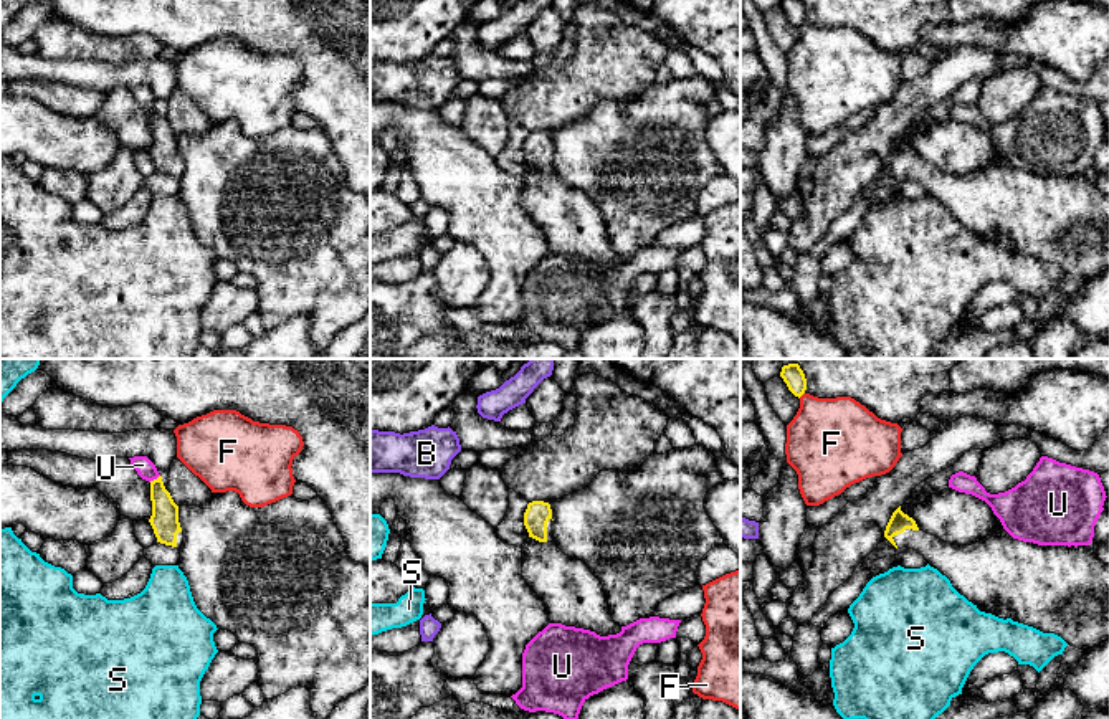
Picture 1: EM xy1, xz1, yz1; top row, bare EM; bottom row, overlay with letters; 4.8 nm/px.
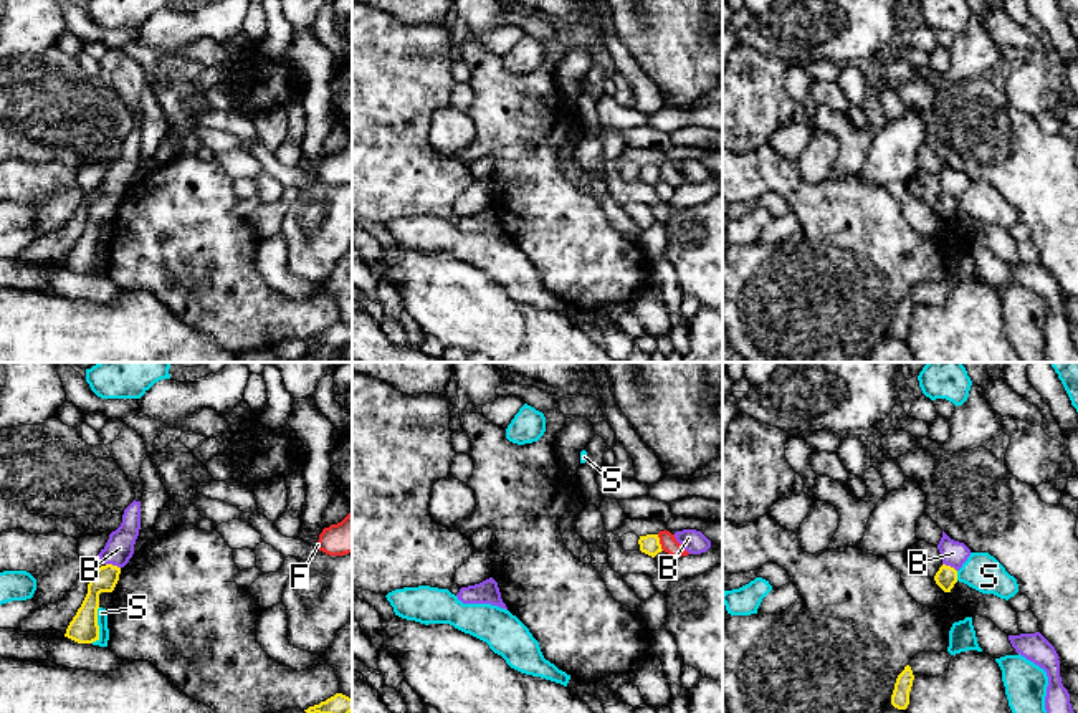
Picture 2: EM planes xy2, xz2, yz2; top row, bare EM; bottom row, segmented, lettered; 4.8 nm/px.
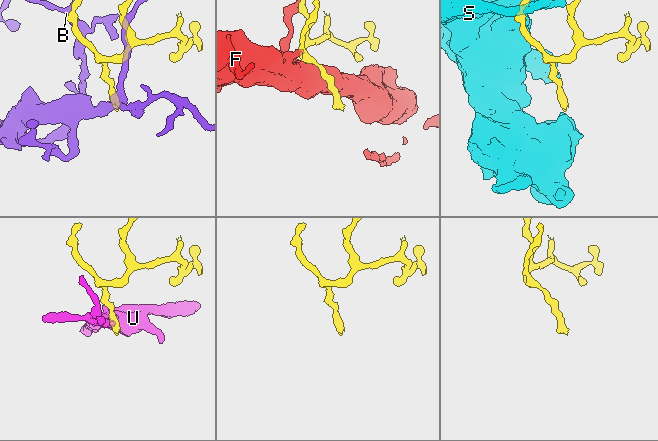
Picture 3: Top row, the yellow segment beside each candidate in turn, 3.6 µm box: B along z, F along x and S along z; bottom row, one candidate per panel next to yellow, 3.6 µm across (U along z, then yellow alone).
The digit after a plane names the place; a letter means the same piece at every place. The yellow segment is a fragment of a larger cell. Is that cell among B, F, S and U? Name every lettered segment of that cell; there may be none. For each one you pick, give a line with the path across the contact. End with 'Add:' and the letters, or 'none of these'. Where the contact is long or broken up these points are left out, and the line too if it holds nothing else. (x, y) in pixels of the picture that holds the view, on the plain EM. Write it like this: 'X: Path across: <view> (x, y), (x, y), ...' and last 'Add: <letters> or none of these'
Add: none of these

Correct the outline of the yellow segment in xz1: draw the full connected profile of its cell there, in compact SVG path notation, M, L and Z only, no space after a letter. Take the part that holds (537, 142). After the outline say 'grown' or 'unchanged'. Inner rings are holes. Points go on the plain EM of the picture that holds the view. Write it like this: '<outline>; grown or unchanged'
M544 131L529 132L524 142L524 155L529 167L539 172L554 172L550 134Z; grown

